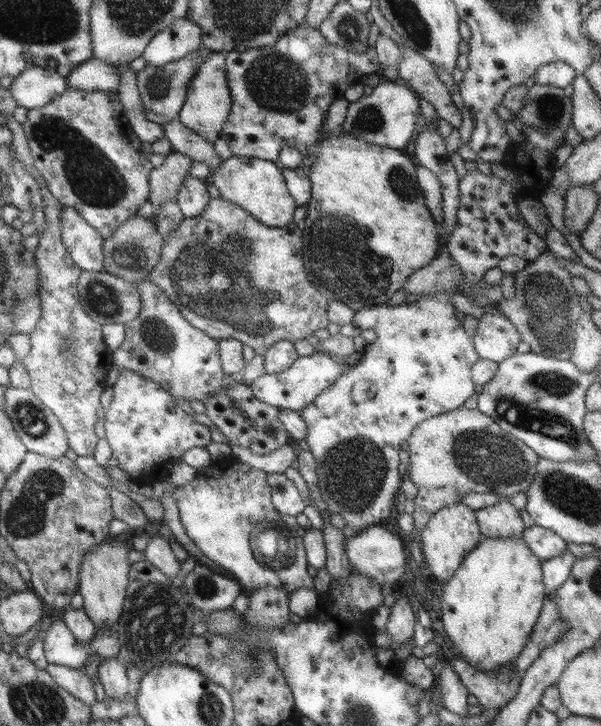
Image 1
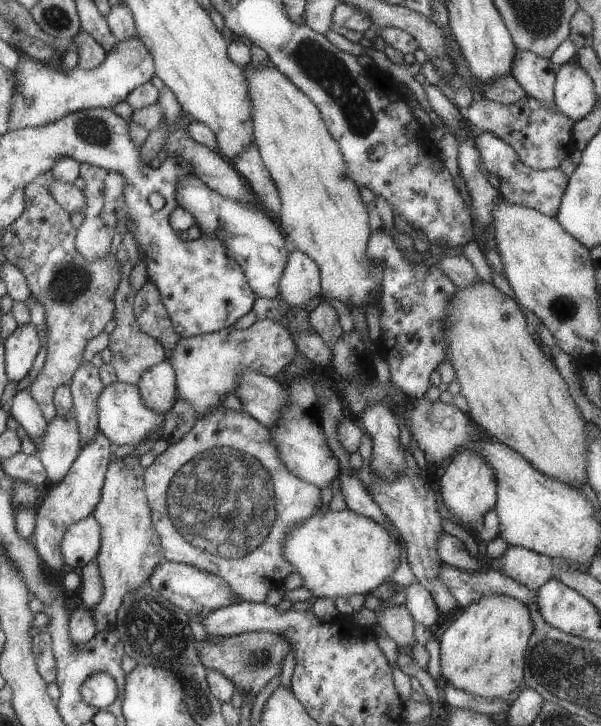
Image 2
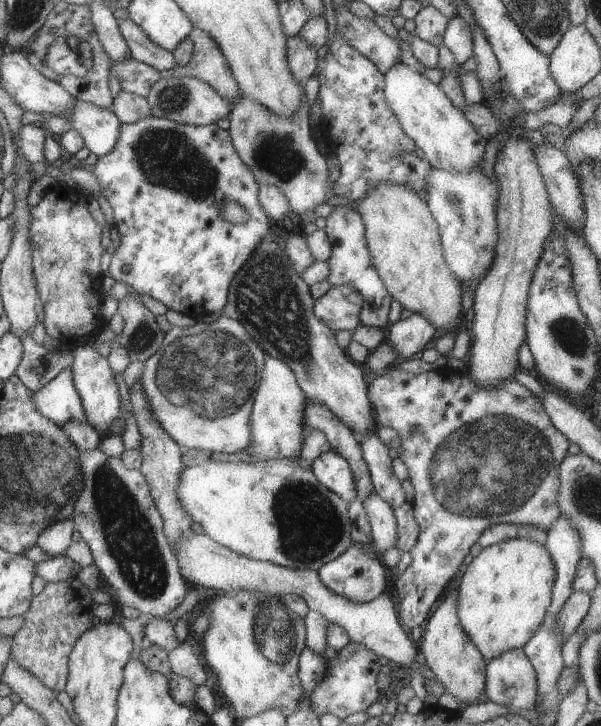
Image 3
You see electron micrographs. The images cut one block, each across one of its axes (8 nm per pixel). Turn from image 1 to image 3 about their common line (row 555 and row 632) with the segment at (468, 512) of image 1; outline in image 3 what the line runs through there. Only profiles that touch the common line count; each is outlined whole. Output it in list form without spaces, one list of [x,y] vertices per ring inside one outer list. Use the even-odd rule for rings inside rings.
[[[450,589],[442,602],[432,610],[424,624],[424,634],[418,642],[421,660],[434,672],[436,679],[444,686],[445,692],[460,702],[476,703],[486,692],[487,661],[464,632],[458,618],[458,589]]]

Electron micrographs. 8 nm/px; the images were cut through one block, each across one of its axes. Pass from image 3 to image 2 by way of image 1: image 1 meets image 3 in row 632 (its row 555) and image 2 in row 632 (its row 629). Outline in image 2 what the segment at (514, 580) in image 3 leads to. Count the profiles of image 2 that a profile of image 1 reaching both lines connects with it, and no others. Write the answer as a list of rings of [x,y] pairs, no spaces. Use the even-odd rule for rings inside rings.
[[[483,596],[478,602],[476,602],[476,604],[470,604],[470,606],[467,606],[464,612],[456,618],[456,621],[452,622],[444,634],[442,634],[442,638],[440,638],[439,641],[441,646],[441,676],[446,678],[448,682],[447,684],[452,684],[456,690],[464,690],[464,692],[468,692],[468,694],[474,694],[474,696],[481,696],[482,698],[490,698],[490,700],[504,699],[508,697],[510,692],[516,690],[518,686],[524,685],[523,672],[525,665],[525,652],[527,651],[529,638],[532,636],[532,632],[534,632],[534,624],[532,624],[530,610],[528,610],[526,604],[522,604],[522,602],[518,602],[518,600],[510,598],[510,596]]]

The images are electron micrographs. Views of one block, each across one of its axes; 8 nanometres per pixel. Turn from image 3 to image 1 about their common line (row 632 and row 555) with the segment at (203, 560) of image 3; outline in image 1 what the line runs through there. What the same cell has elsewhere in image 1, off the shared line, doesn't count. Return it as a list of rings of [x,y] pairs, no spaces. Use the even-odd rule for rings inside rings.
[[[368,525],[368,528],[362,529],[360,534],[347,538],[345,547],[352,568],[369,576],[373,581],[379,582],[381,586],[390,583],[395,586],[404,573],[409,571],[409,561],[406,558],[408,540],[393,534],[380,525]]]

